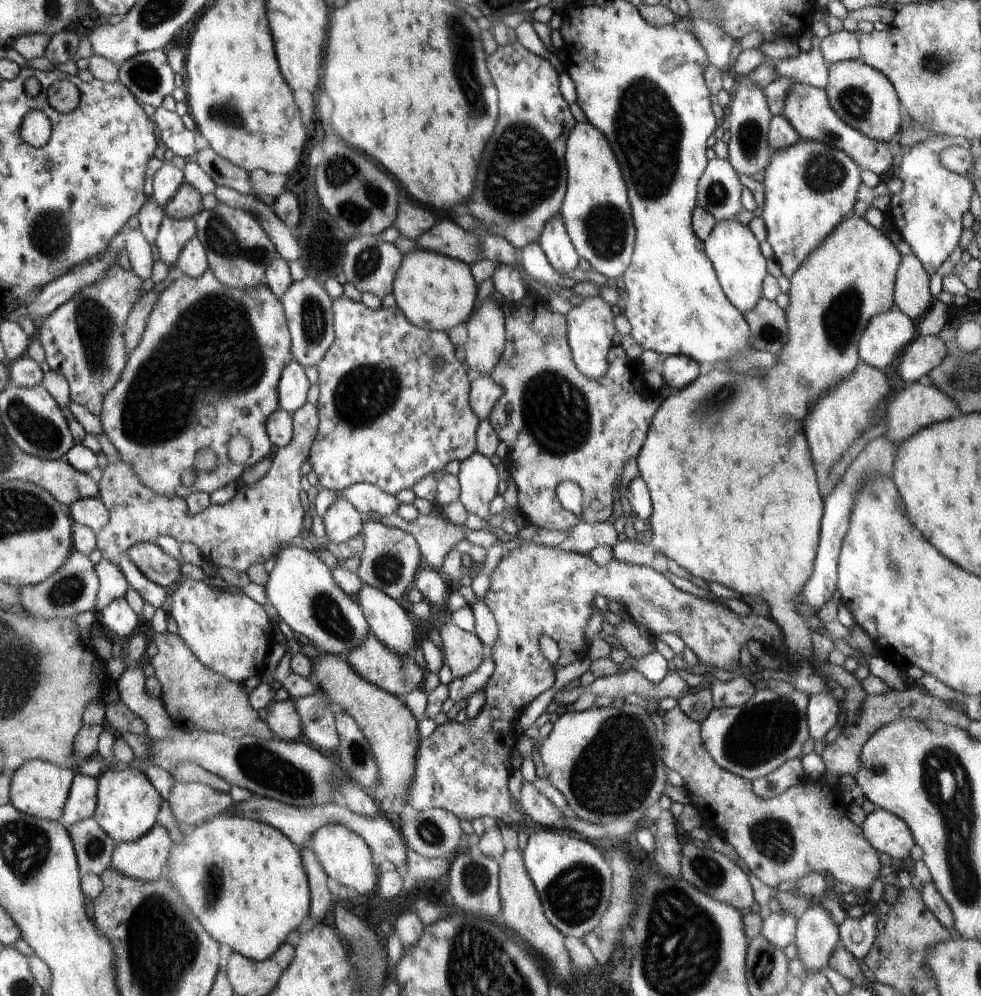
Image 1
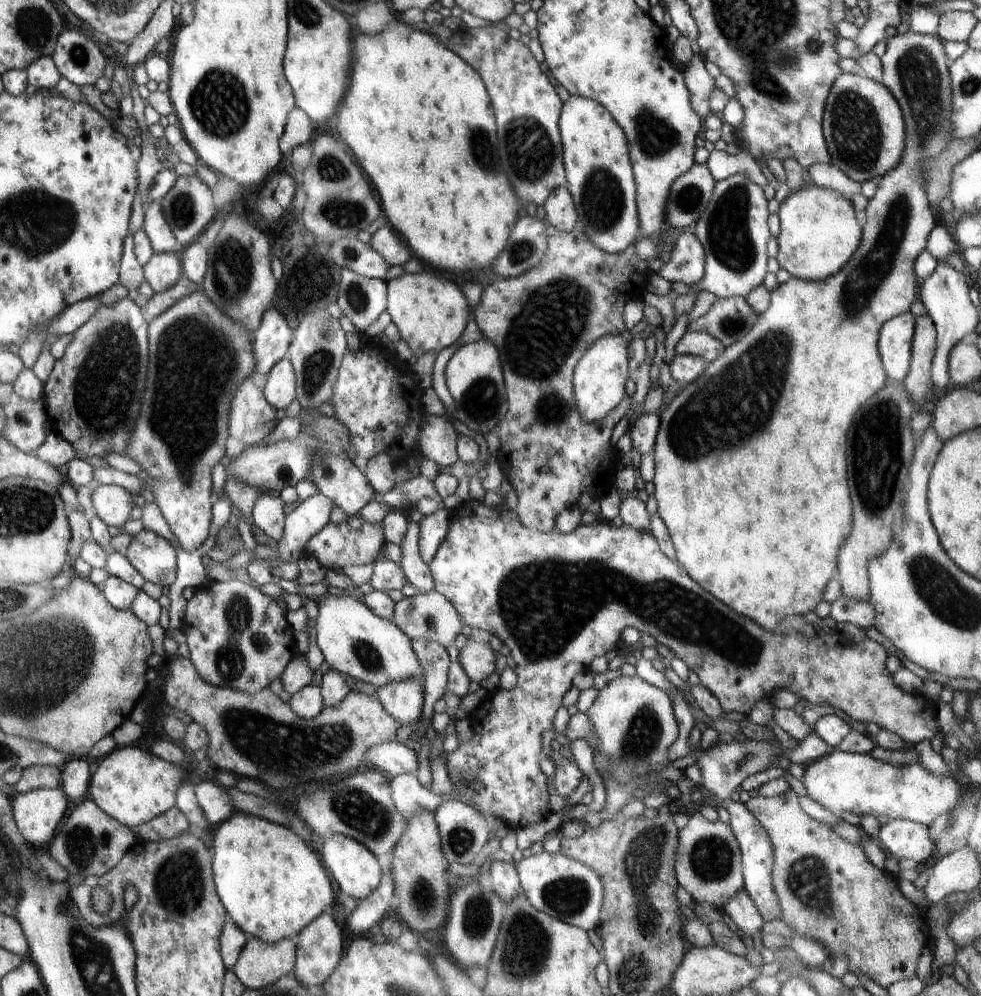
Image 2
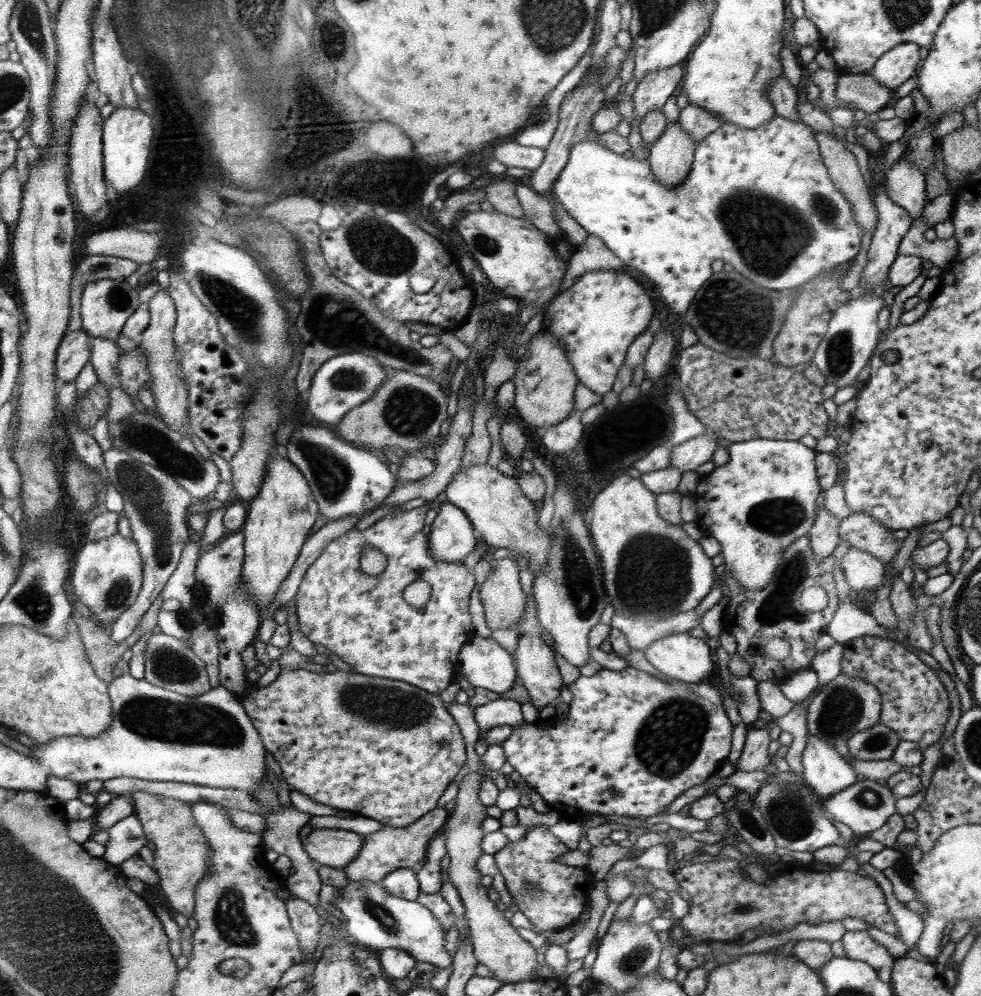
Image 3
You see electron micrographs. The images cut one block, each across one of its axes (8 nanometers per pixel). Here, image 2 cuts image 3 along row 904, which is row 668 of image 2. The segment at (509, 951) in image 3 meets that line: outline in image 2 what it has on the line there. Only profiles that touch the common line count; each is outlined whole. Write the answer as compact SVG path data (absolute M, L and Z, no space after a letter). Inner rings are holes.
M472 637L459 651L459 663L472 682L482 682L495 671L496 656L489 644L477 642Z

